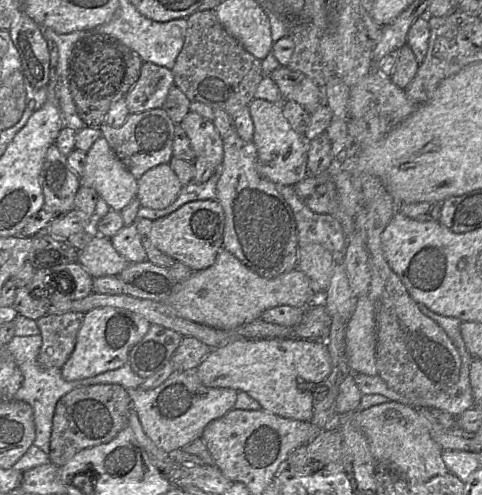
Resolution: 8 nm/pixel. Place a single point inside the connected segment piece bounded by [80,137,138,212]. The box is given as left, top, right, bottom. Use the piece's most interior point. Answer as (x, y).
(103, 171)

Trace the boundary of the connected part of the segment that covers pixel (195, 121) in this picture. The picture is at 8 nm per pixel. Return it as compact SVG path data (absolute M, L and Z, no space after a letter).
M189 111L179 124L186 132L196 159L204 158L220 166L223 162L224 147L216 126L194 111Z

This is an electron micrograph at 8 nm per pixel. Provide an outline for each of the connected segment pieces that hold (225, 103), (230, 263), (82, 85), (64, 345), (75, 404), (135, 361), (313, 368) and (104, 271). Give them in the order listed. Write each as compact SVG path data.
M216 10L196 11L187 18L187 28L183 47L171 69L174 86L178 87L190 101L198 101L211 108L224 110L236 115L255 98L254 93L264 77L260 59L249 53L220 23Z
M223 248L215 262L206 269L196 270L174 288L166 305L178 316L222 330L260 319L261 314L277 306L288 305L299 309L312 306L320 300L309 278L299 270L291 270L267 279L249 269L234 255Z
M94 29L84 32L69 54L68 85L77 113L85 125L100 127L112 103L124 97L137 82L144 61L109 35Z
M77 311L47 314L36 320L42 345L37 363L44 369L61 369L75 349L83 314Z
M118 384L86 385L73 389L56 404L50 437L50 463L62 467L83 449L112 441L128 426L131 391Z
M150 324L143 338L130 349L127 365L141 378L149 378L170 362L182 339L176 331Z
M240 339L212 350L196 368L201 383L209 388L231 388L255 399L263 410L299 421L310 421L315 411L312 391L327 379L333 370L325 341L304 339Z
M93 234L90 242L79 250L78 263L94 278L117 276L129 262L113 247L110 239Z

